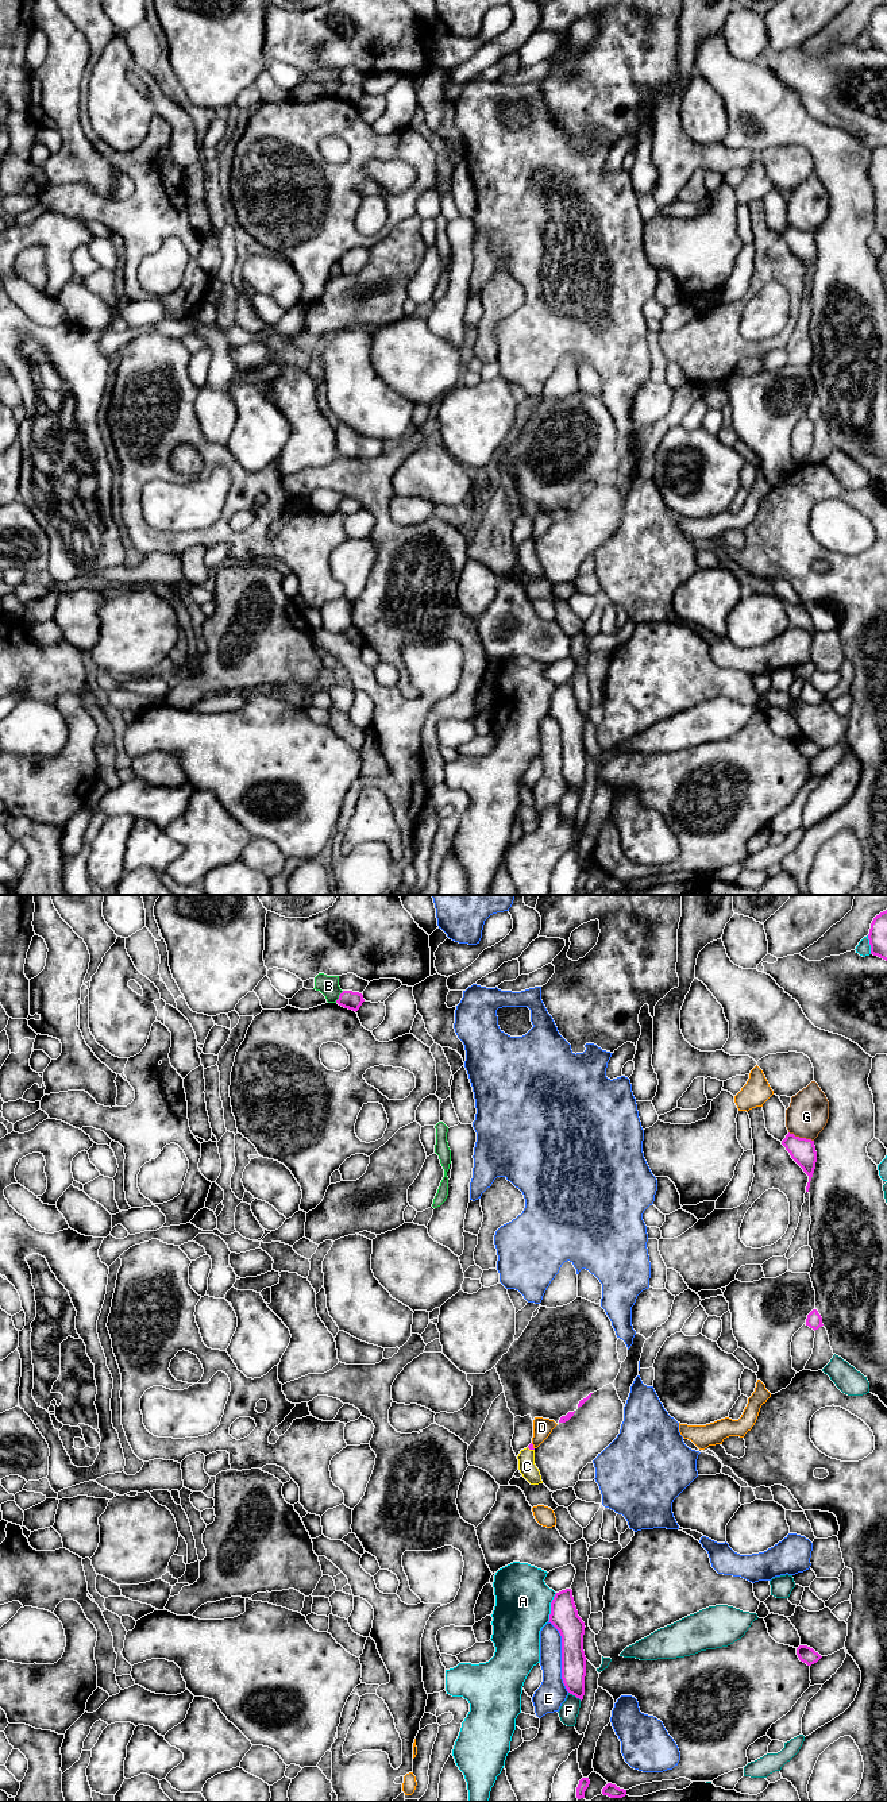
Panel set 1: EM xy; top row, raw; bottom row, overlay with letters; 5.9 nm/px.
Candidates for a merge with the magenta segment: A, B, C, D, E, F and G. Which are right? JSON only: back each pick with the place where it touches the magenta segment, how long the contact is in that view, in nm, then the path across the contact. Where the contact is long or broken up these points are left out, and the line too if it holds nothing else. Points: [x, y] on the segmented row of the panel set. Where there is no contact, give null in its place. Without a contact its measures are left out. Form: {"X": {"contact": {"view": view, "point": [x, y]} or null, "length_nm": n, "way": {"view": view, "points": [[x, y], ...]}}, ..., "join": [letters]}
{"C": {"contact": {"view": "xy", "point": [531, 1449]}, "length_nm": 50, "way": {"view": "xy", "points": [[531, 1446], [531, 1449], [527, 1455], [527, 1466]]}}, "join": ["C"]}

